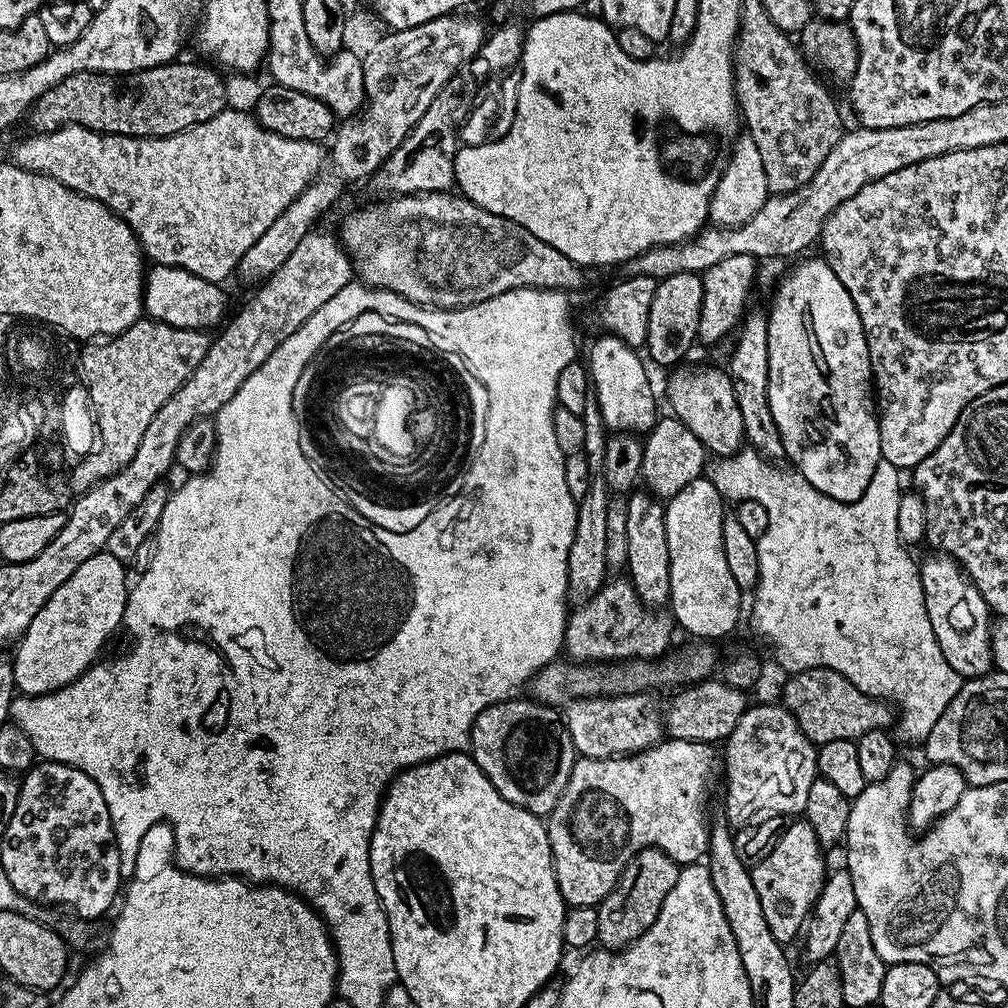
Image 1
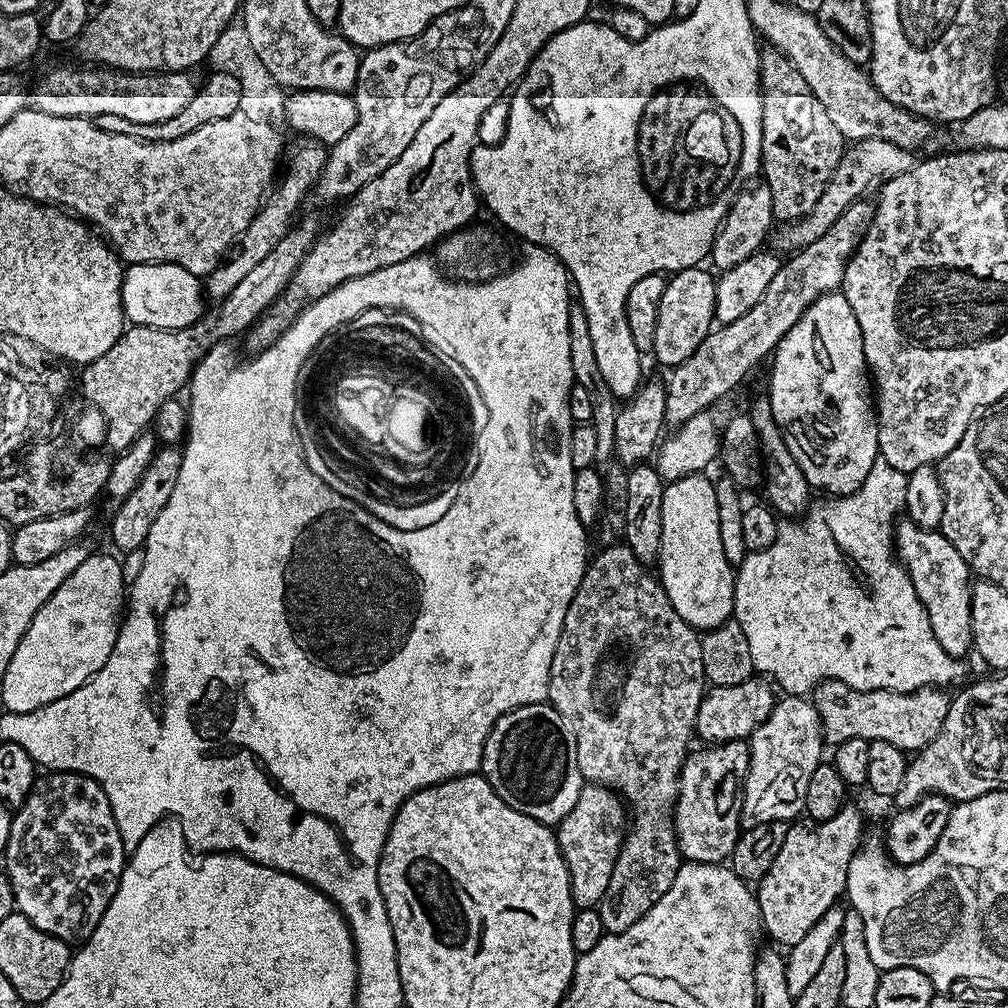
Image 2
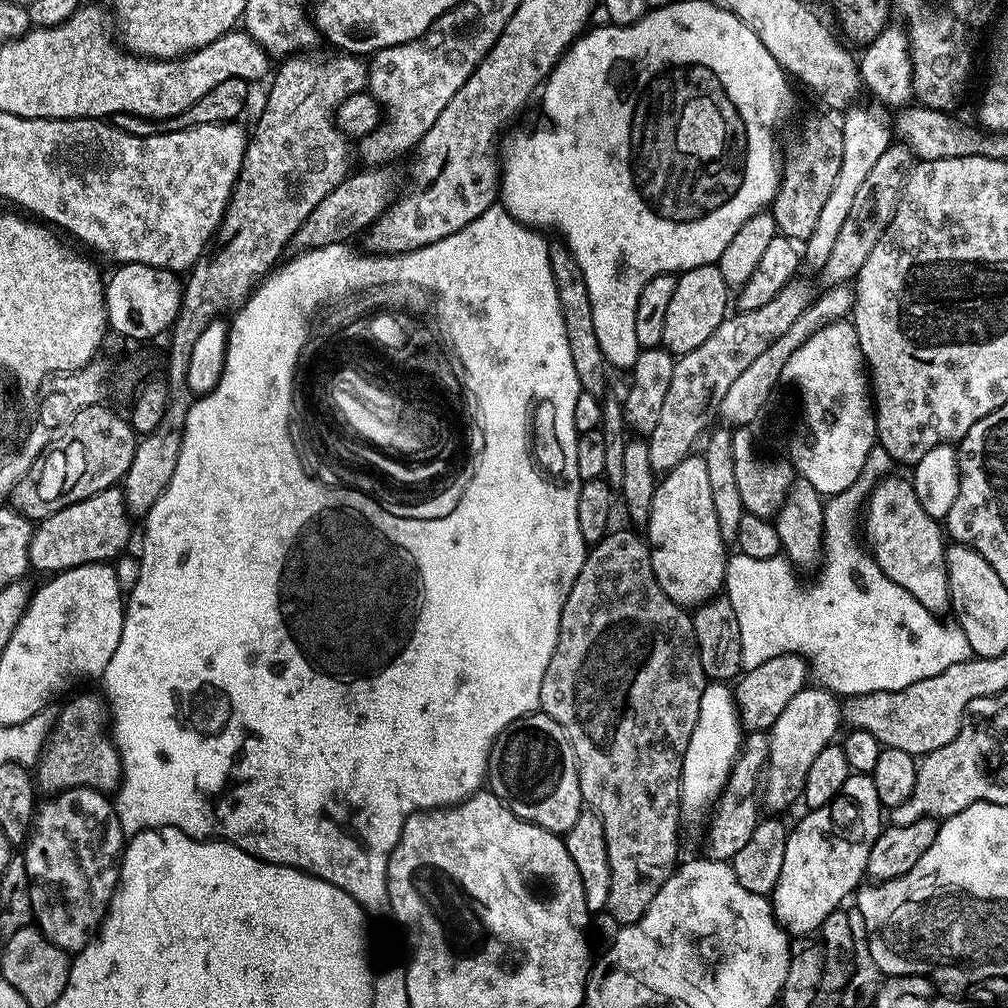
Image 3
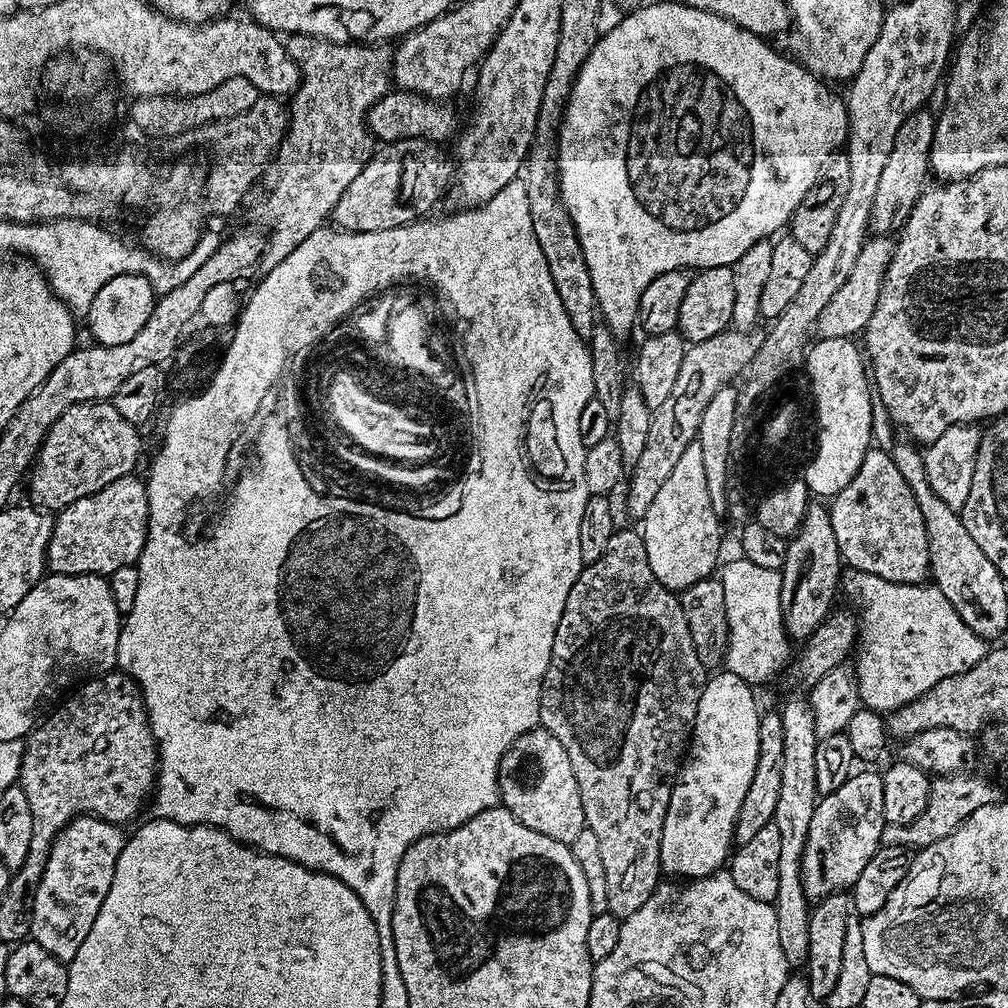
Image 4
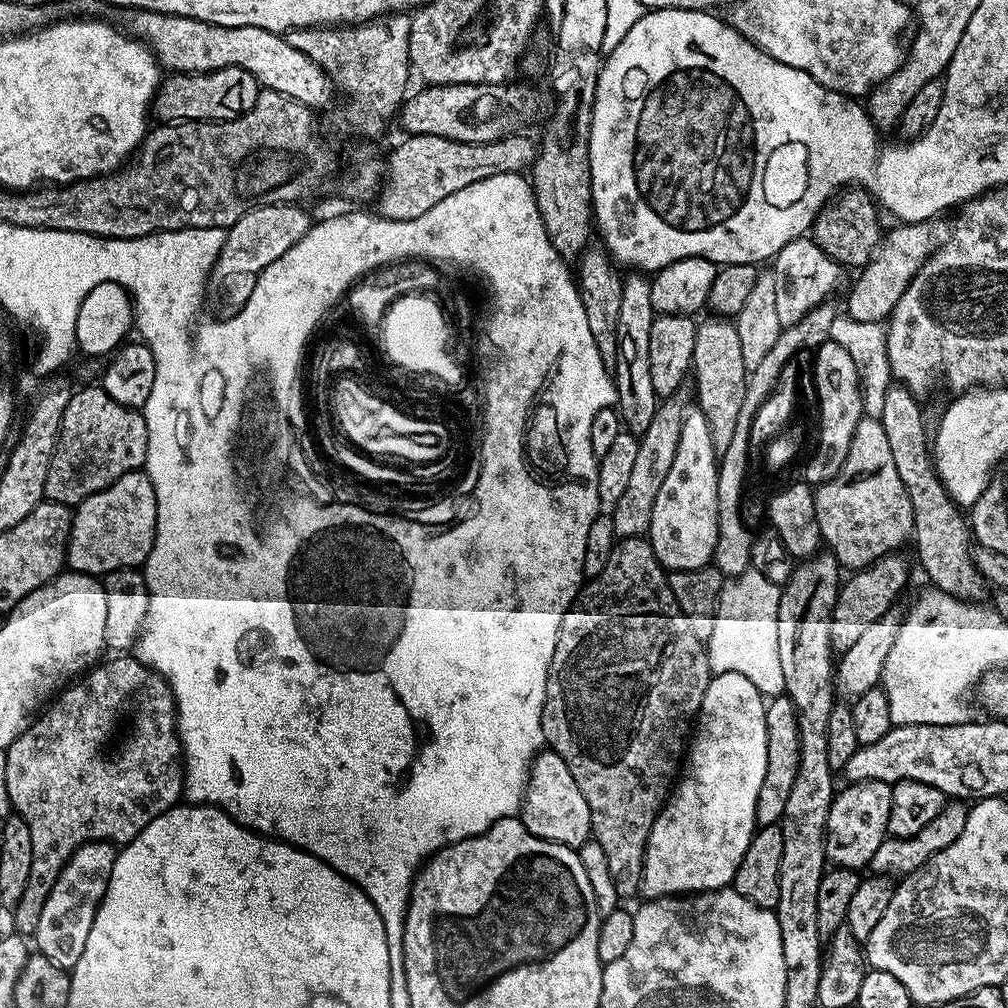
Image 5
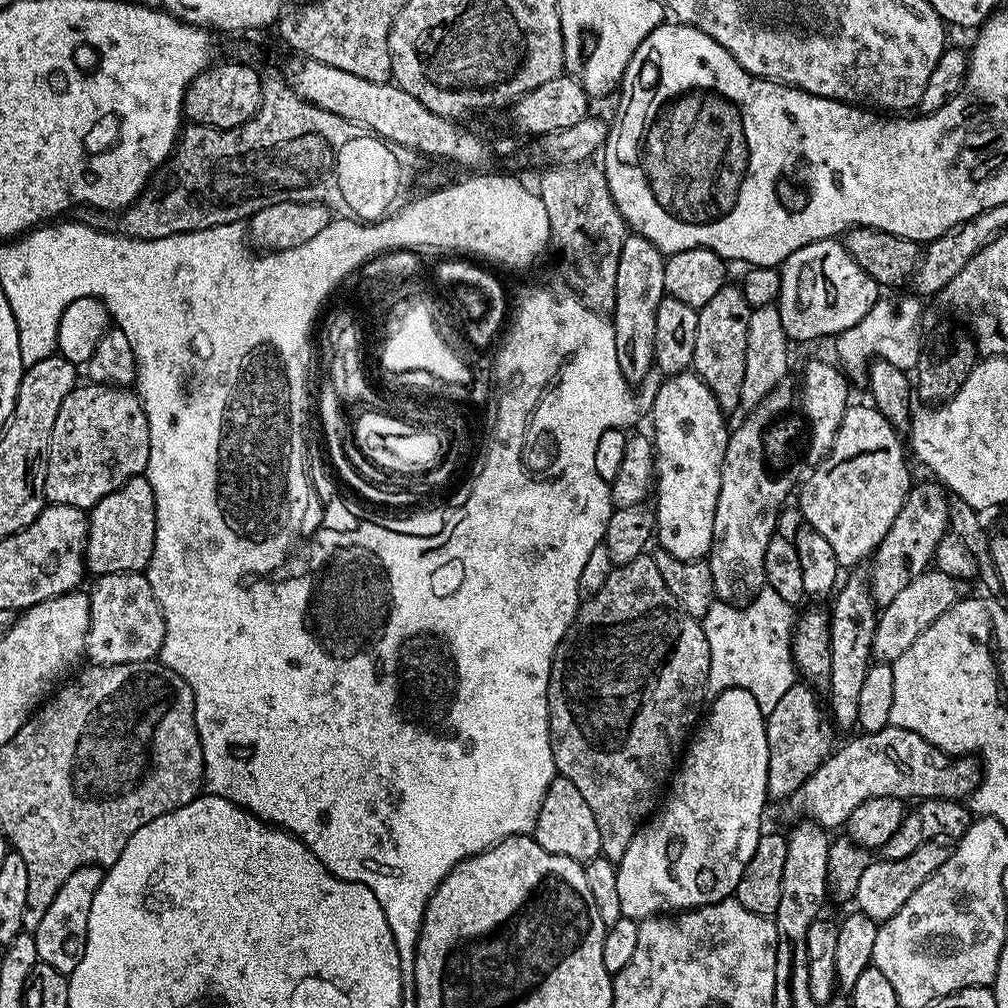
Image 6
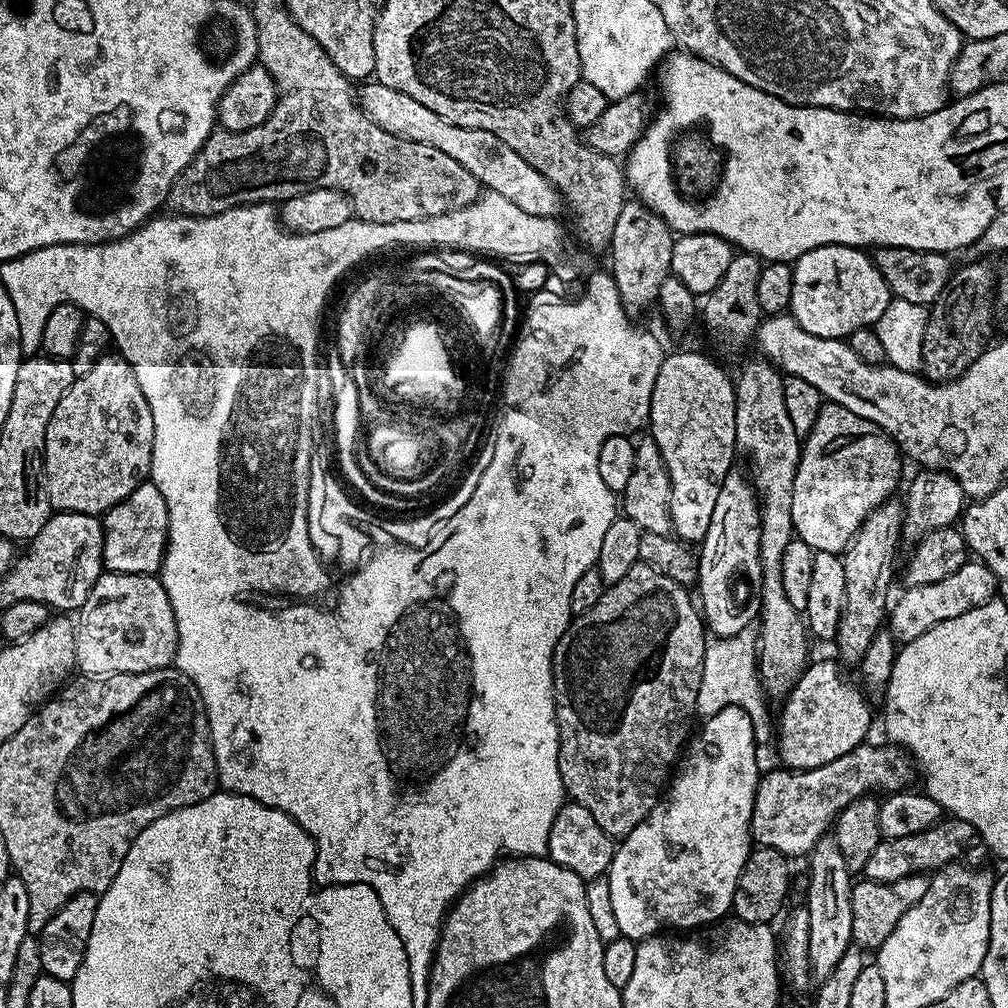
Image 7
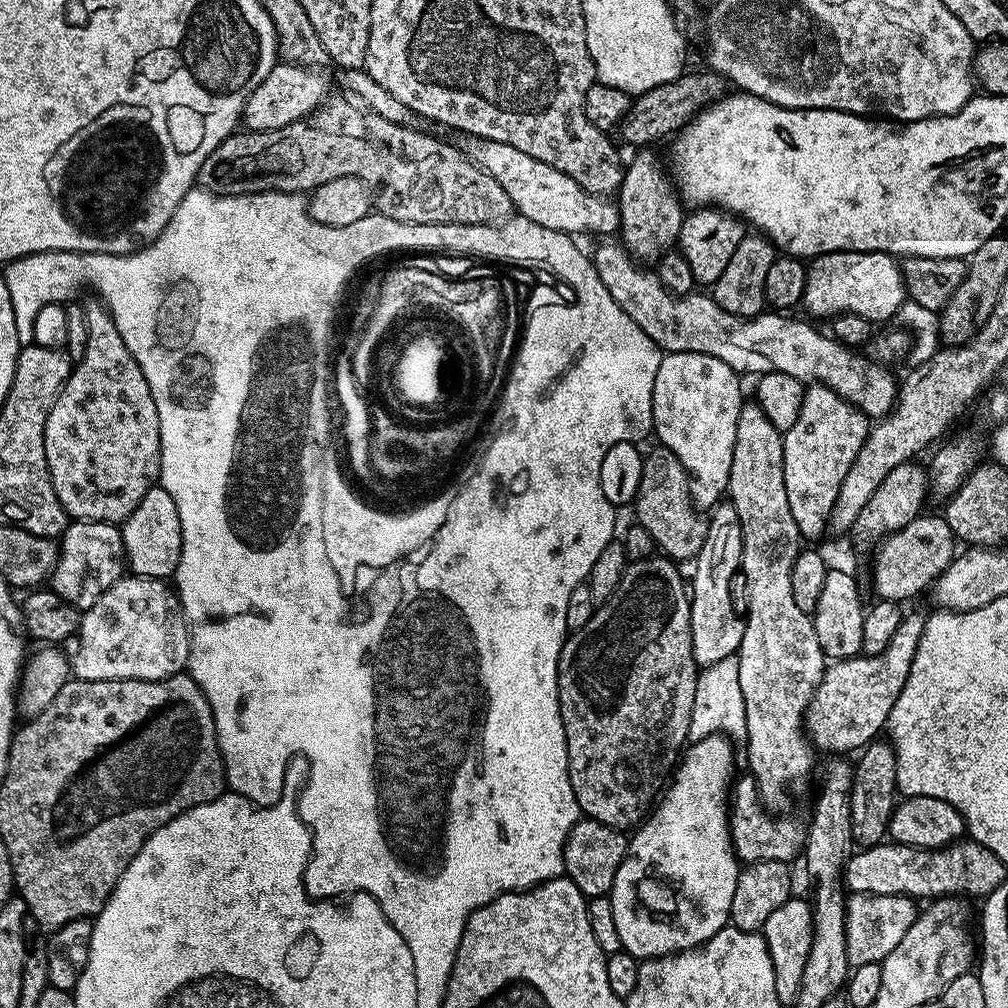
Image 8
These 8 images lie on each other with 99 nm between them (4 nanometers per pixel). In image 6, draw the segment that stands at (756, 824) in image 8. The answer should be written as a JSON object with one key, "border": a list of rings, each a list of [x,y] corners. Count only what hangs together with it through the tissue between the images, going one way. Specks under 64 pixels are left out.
{"border":[[[889,726],[852,738],[849,744],[841,748],[839,745],[828,755],[812,777],[790,797],[790,804],[804,812],[800,814],[826,830],[847,825],[850,814],[870,798],[893,796],[905,802],[933,798],[963,801],[980,785],[982,768],[971,755],[951,756],[905,728]]]}

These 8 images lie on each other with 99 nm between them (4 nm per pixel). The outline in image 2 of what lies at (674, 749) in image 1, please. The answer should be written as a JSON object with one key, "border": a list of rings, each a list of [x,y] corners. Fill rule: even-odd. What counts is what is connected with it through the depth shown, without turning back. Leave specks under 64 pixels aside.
{"border":[[[731,740],[725,744],[712,744],[711,746],[700,746],[697,750],[689,751],[688,755],[684,757],[684,764],[680,767],[680,789],[676,794],[676,807],[674,809],[674,827],[676,829],[676,845],[680,847],[681,857],[685,861],[694,864],[724,864],[731,861],[732,851],[734,846],[738,842],[738,838],[741,834],[740,827],[740,797],[742,795],[742,789],[744,787],[744,779],[748,773],[748,767],[750,766],[750,750],[748,749],[748,740]],[[585,783],[584,789],[578,794],[578,802],[574,802],[574,810],[566,814],[566,818],[554,832],[554,838],[560,843],[562,862],[568,867],[570,900],[577,909],[599,905],[604,891],[610,886],[610,874],[614,870],[620,847],[624,845],[625,831],[626,805],[623,799],[611,788],[604,788],[601,784]]]}

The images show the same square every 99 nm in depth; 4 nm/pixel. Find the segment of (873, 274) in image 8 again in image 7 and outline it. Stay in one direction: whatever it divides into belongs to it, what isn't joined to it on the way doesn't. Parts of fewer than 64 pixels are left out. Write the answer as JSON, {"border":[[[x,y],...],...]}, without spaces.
{"border":[[[827,244],[826,246],[818,246],[814,250],[806,250],[806,254],[799,256],[792,264],[792,273],[794,274],[794,290],[790,293],[790,302],[788,303],[790,314],[796,319],[798,326],[802,330],[806,330],[806,334],[814,334],[818,338],[844,340],[854,330],[875,326],[882,314],[885,313],[887,304],[893,299],[892,291],[886,286],[886,278],[882,278],[875,259],[863,248],[851,248],[845,244]]]}

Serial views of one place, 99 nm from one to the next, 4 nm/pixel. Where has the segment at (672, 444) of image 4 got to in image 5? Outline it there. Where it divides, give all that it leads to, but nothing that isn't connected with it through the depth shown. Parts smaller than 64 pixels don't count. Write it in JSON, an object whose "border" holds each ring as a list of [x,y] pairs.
{"border":[[[682,386],[657,407],[654,422],[650,422],[650,426],[646,426],[646,430],[639,436],[638,455],[626,490],[622,493],[622,498],[618,498],[618,502],[610,508],[612,525],[617,537],[644,536],[647,533],[650,518],[654,514],[658,490],[662,490],[662,482],[666,479],[666,473],[670,471],[671,463],[674,462],[674,450],[678,450],[678,434],[682,434],[684,413],[689,404],[689,389],[687,392],[687,387]]]}

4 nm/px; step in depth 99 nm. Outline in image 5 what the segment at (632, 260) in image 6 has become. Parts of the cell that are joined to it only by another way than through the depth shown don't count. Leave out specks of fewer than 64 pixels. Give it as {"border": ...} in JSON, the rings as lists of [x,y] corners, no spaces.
{"border":[[[628,274],[623,277],[622,302],[618,313],[617,361],[610,369],[616,384],[616,403],[623,427],[639,438],[654,422],[658,397],[650,375],[650,326],[657,312],[650,302],[651,279],[644,274]]]}

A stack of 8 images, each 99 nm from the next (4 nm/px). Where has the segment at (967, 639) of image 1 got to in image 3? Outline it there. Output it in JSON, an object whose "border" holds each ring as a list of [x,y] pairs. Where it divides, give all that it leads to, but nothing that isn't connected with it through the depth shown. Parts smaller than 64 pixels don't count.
{"border":[[[896,474],[883,477],[868,493],[862,512],[862,528],[868,531],[867,547],[890,582],[898,582],[902,590],[910,590],[926,610],[937,614],[949,611],[952,599],[944,553],[946,532],[941,521],[922,510],[922,502],[918,502],[918,494],[914,494],[911,479],[899,480]]]}

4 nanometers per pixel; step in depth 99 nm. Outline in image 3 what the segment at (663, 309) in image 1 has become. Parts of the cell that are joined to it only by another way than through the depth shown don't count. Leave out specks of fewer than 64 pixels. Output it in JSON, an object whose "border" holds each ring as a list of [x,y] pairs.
{"border":[[[716,264],[691,268],[676,276],[674,295],[670,297],[670,307],[666,310],[666,326],[662,329],[663,347],[673,356],[685,356],[690,350],[698,350],[725,317],[729,315],[730,289],[722,270]]]}

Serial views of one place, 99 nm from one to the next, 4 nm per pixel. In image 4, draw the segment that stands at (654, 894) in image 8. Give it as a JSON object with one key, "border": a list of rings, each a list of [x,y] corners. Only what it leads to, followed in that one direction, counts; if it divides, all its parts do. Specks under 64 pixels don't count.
{"border":[[[727,670],[707,677],[702,698],[698,698],[698,714],[692,726],[690,743],[680,766],[680,774],[670,794],[670,806],[662,826],[660,867],[672,878],[699,878],[719,872],[729,863],[734,851],[736,822],[740,818],[742,802],[750,790],[754,770],[760,757],[761,709],[756,709],[753,685],[747,684],[738,674]]]}

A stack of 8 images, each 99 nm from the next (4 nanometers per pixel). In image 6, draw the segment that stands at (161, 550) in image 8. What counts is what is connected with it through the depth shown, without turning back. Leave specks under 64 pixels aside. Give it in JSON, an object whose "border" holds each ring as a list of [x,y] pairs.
{"border":[[[147,475],[130,478],[118,490],[106,494],[88,512],[88,541],[84,562],[93,577],[115,572],[144,572],[154,554],[156,495]]]}

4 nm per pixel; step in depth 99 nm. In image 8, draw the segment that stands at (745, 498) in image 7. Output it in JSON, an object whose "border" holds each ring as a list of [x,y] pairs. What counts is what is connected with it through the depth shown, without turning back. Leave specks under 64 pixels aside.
{"border":[[[721,502],[711,509],[707,517],[708,529],[706,542],[697,554],[690,581],[693,584],[691,598],[690,630],[697,665],[707,666],[722,662],[722,658],[735,656],[740,648],[744,633],[744,620],[736,617],[736,608],[732,605],[732,579],[740,572],[742,554],[742,526],[738,514],[731,502]]]}

